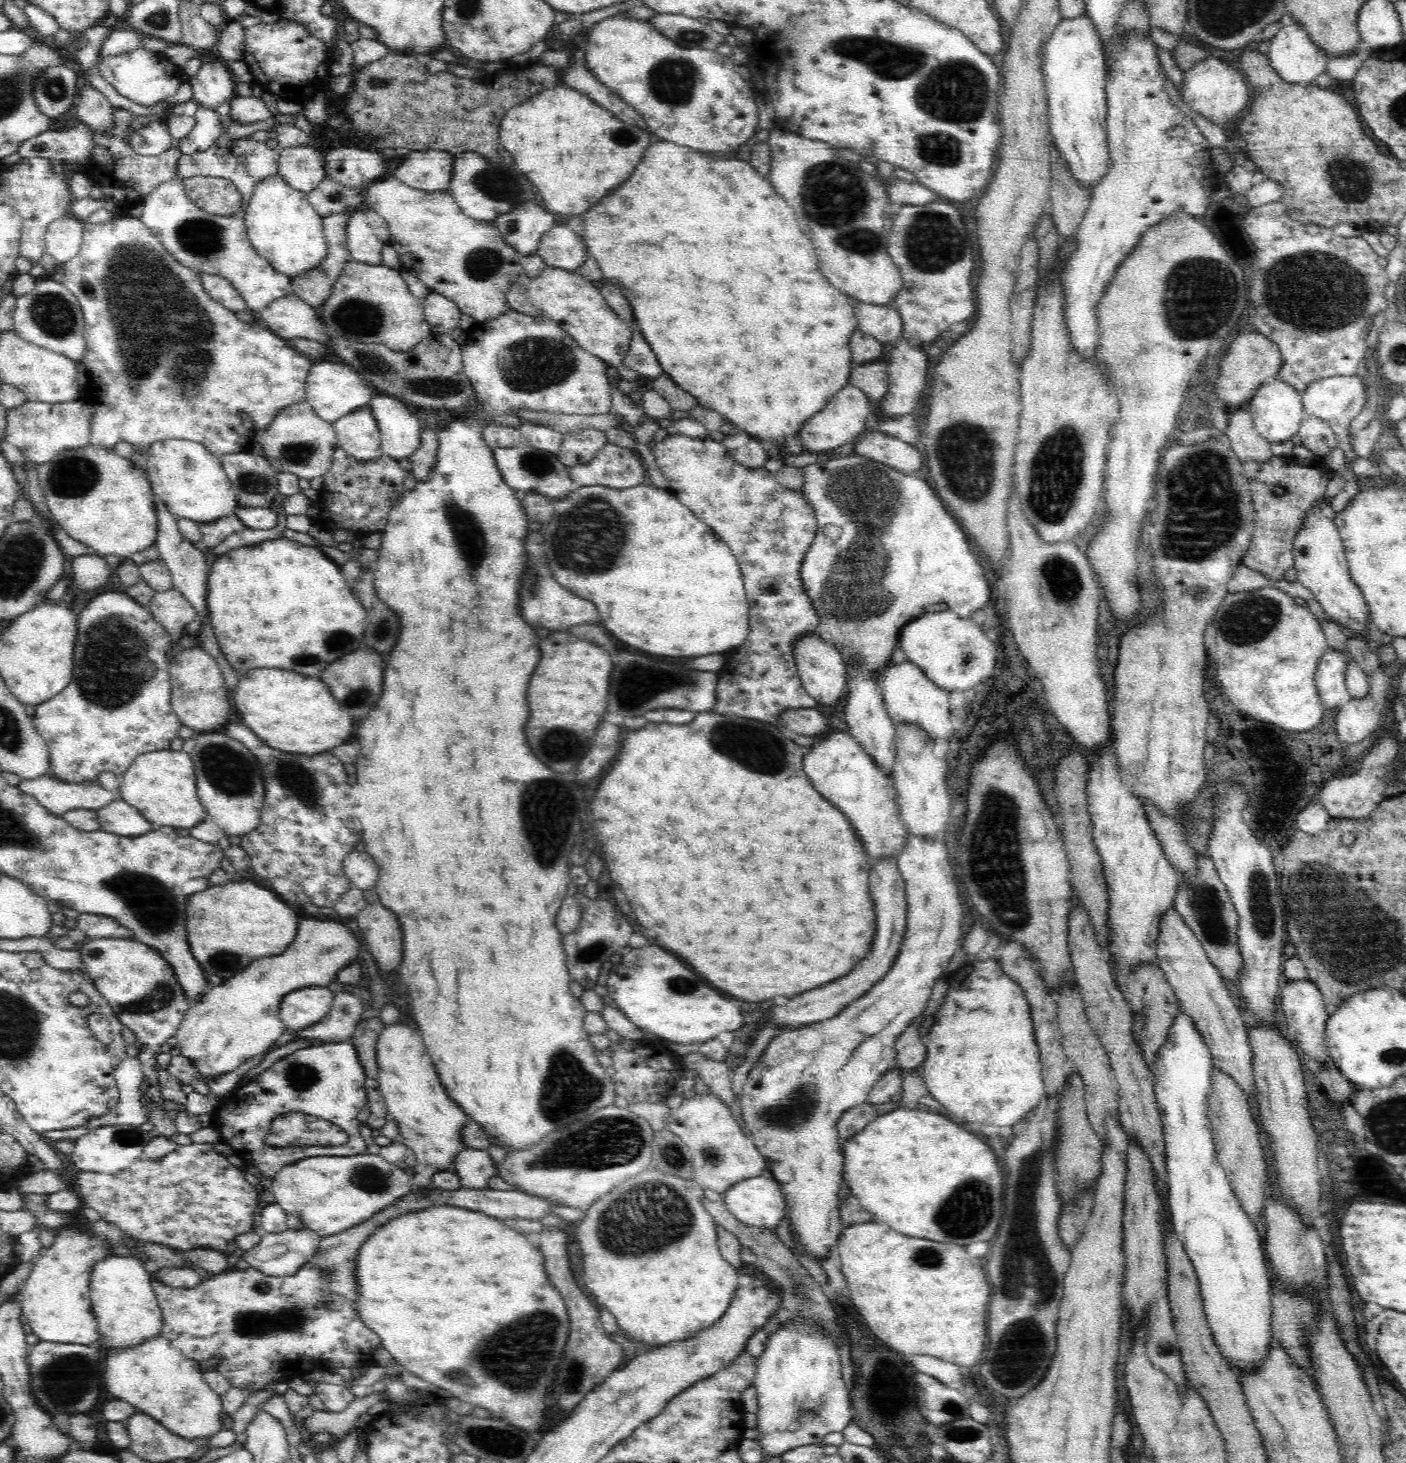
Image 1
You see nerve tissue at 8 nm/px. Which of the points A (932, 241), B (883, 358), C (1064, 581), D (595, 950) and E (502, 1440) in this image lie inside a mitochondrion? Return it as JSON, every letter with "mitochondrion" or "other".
{"A":"mitochondrion","B":"other","C":"mitochondrion","D":"mitochondrion","E":"mitochondrion"}

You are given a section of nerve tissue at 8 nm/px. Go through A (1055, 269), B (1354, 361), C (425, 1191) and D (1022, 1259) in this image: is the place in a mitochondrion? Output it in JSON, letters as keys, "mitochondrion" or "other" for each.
{"A":"other","B":"other","C":"other","D":"mitochondrion"}

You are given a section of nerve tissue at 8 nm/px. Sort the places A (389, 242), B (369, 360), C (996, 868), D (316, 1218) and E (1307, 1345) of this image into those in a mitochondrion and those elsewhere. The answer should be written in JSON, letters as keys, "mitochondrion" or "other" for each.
{"A":"other","B":"mitochondrion","C":"mitochondrion","D":"other","E":"other"}

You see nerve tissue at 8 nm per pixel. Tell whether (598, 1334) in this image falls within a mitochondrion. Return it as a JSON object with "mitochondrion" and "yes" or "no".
{"mitochondrion":"no"}

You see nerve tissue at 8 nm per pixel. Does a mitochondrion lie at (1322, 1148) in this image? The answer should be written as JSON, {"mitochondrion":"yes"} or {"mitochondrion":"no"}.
{"mitochondrion":"no"}

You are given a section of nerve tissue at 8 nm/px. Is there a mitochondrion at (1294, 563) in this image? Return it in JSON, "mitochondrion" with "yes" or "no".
{"mitochondrion":"no"}

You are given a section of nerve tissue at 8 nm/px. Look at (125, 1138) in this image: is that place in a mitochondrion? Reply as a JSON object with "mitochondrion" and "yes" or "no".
{"mitochondrion":"yes"}

